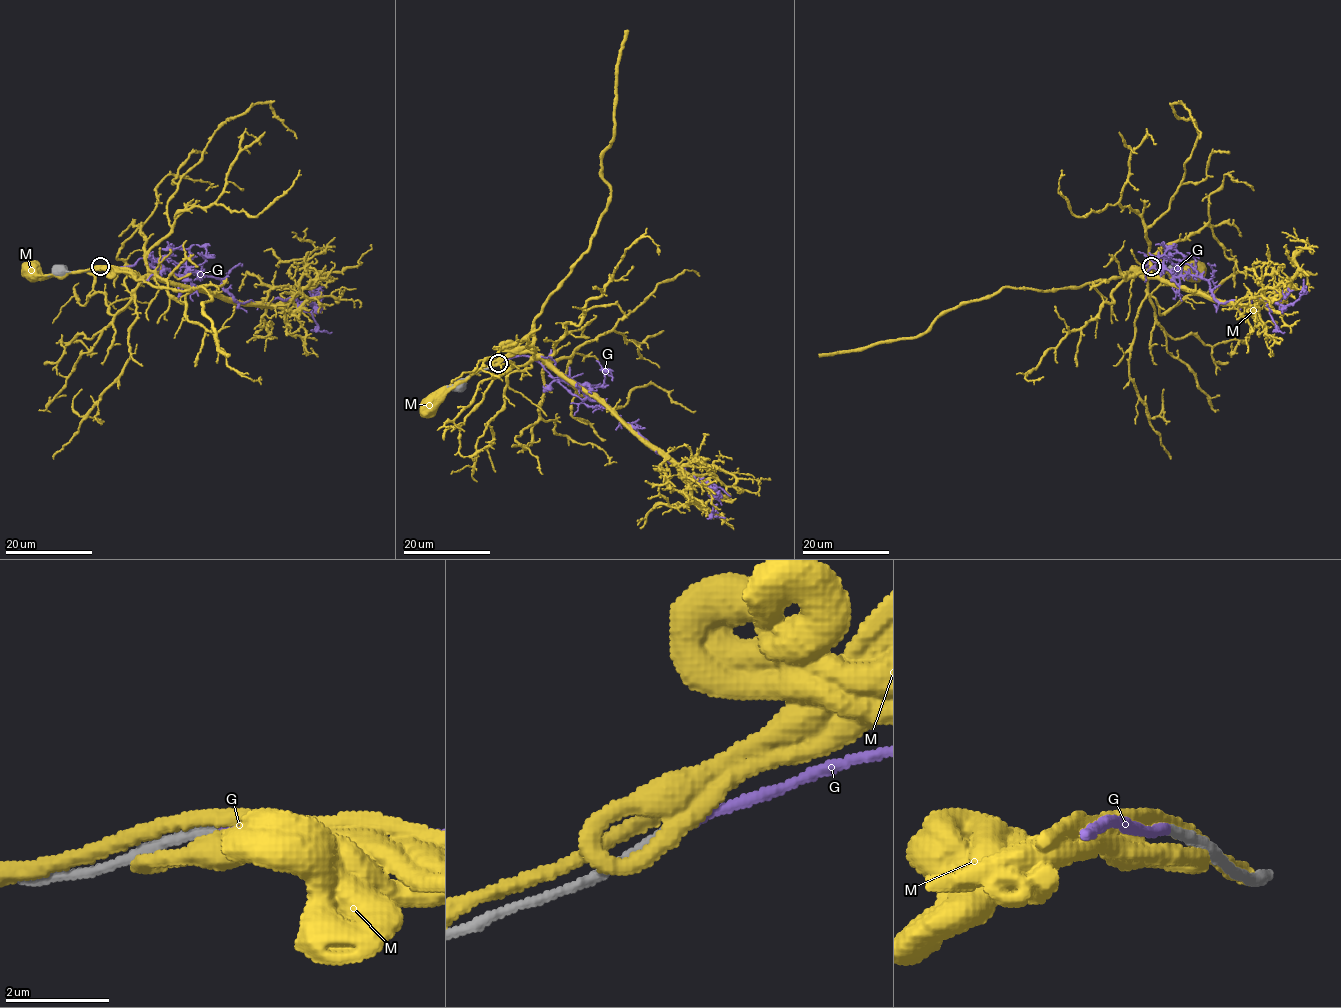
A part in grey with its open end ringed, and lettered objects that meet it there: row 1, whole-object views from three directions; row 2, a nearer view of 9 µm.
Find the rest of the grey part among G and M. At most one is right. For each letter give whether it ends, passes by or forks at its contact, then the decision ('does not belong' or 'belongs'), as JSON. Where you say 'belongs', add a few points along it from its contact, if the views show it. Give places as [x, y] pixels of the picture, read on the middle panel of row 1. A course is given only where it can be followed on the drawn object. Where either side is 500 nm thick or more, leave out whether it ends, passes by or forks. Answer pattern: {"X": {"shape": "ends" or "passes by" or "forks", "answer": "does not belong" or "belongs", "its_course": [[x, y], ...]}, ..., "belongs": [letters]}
{"G": {"shape": "ends", "answer": "belongs", "its_course": [[499, 362], [530, 356], [591, 407], [607, 408], [708, 490], [712, 514], [724, 517]]}, "M": {"shape": "passes by", "answer": "does not belong"}, "belongs": ["G"]}

